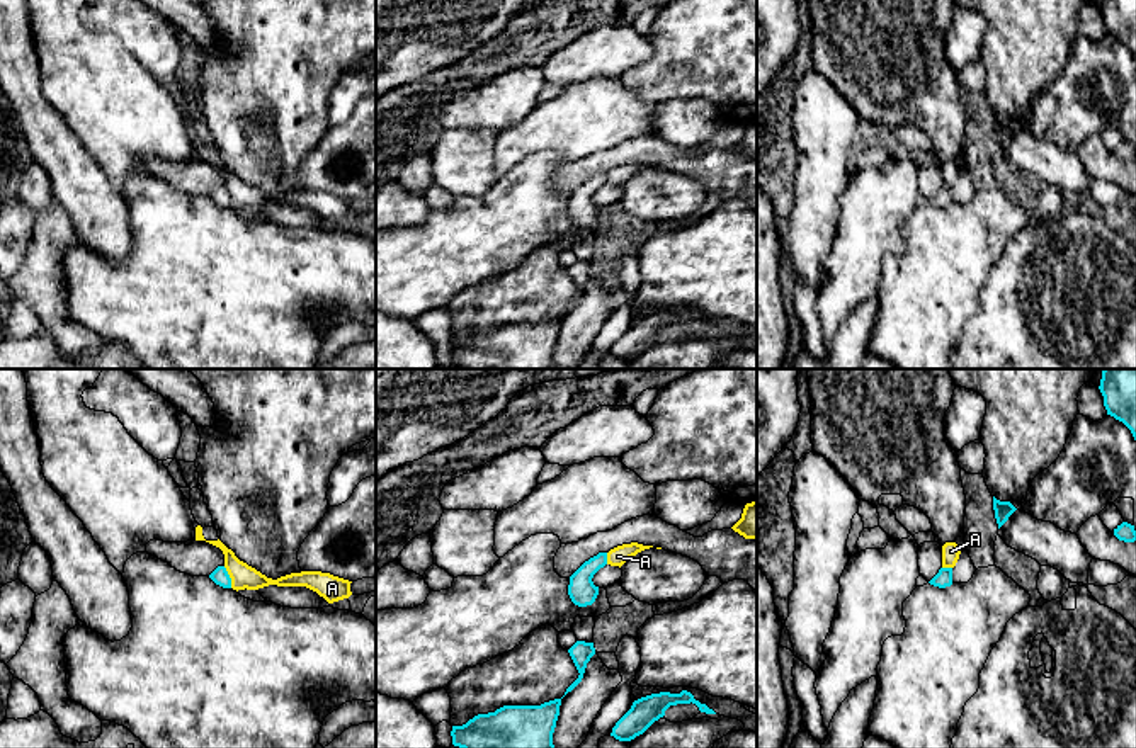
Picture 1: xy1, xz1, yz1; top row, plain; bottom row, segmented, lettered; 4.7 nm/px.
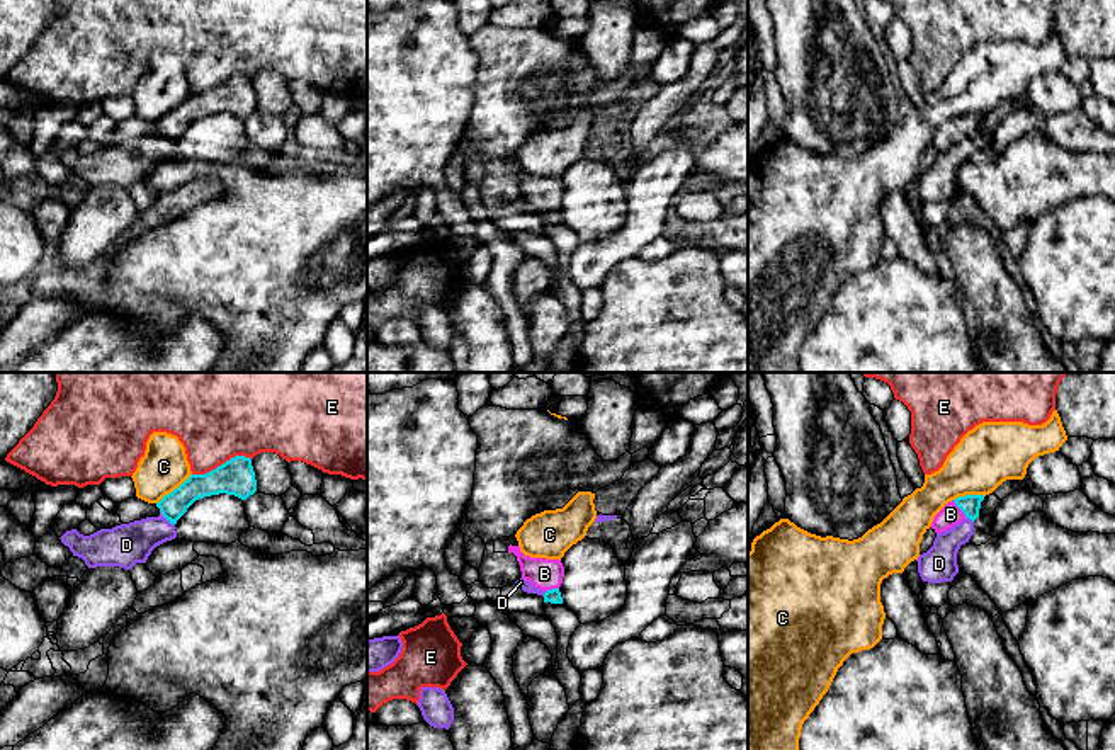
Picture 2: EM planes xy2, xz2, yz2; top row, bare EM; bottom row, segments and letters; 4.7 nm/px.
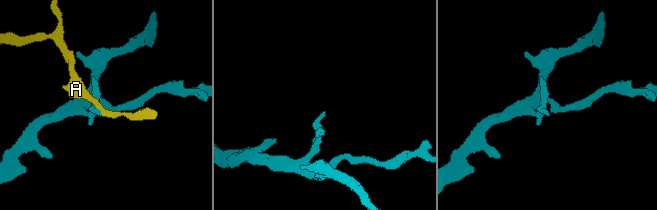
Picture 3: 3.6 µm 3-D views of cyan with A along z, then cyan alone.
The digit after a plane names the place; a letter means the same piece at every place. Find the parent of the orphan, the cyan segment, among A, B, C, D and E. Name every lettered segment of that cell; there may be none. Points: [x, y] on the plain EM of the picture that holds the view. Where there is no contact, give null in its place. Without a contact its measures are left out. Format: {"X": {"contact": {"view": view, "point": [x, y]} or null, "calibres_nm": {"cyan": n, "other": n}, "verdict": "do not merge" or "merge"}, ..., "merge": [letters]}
{"A": {"contact": {"view": "xy1", "point": [228, 196]}, "calibres_nm": {"cyan": 80, "other": 120}, "verdict": "do not merge"}, "B": {"contact": {"view": "yz2", "point": [959, 126]}, "calibres_nm": {"cyan": 90, "other": 100}, "verdict": "merge"}, "C": {"contact": {"view": "xy2", "point": [175, 107]}, "calibres_nm": {"cyan": 140, "other": 220}, "verdict": "do not merge"}, "D": {"contact": {"view": "xy2", "point": [169, 138]}, "calibres_nm": {"cyan": 120, "other": 200}, "verdict": "do not merge"}, "E": {"contact": {"view": "xy2", "point": [221, 84]}, "calibres_nm": {"cyan": 170, "other": 380}, "verdict": "do not merge"}, "merge": ["B"]}

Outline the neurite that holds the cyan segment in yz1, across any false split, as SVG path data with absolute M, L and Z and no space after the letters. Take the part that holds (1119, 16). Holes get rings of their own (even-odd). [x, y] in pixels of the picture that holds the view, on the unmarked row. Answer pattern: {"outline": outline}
{"outline": "M1100 0L1107 34L1122 41L1136 60L1136 0Z"}

